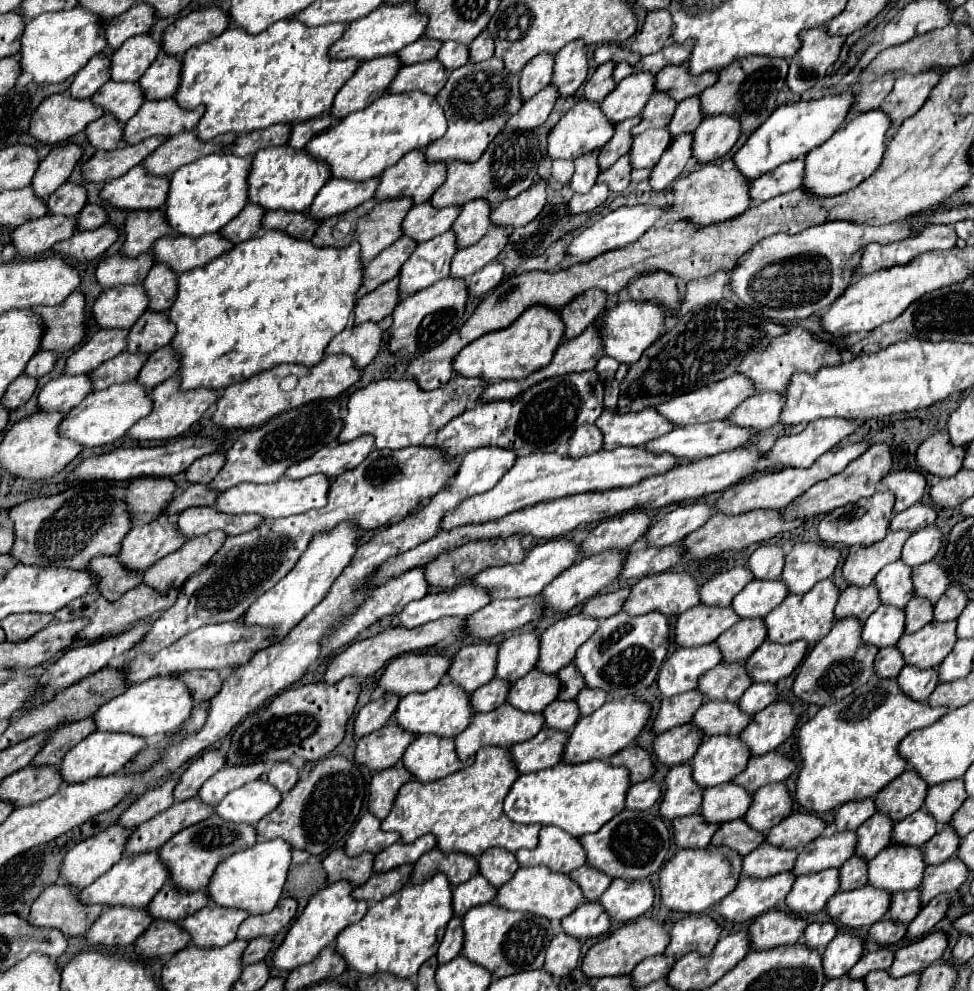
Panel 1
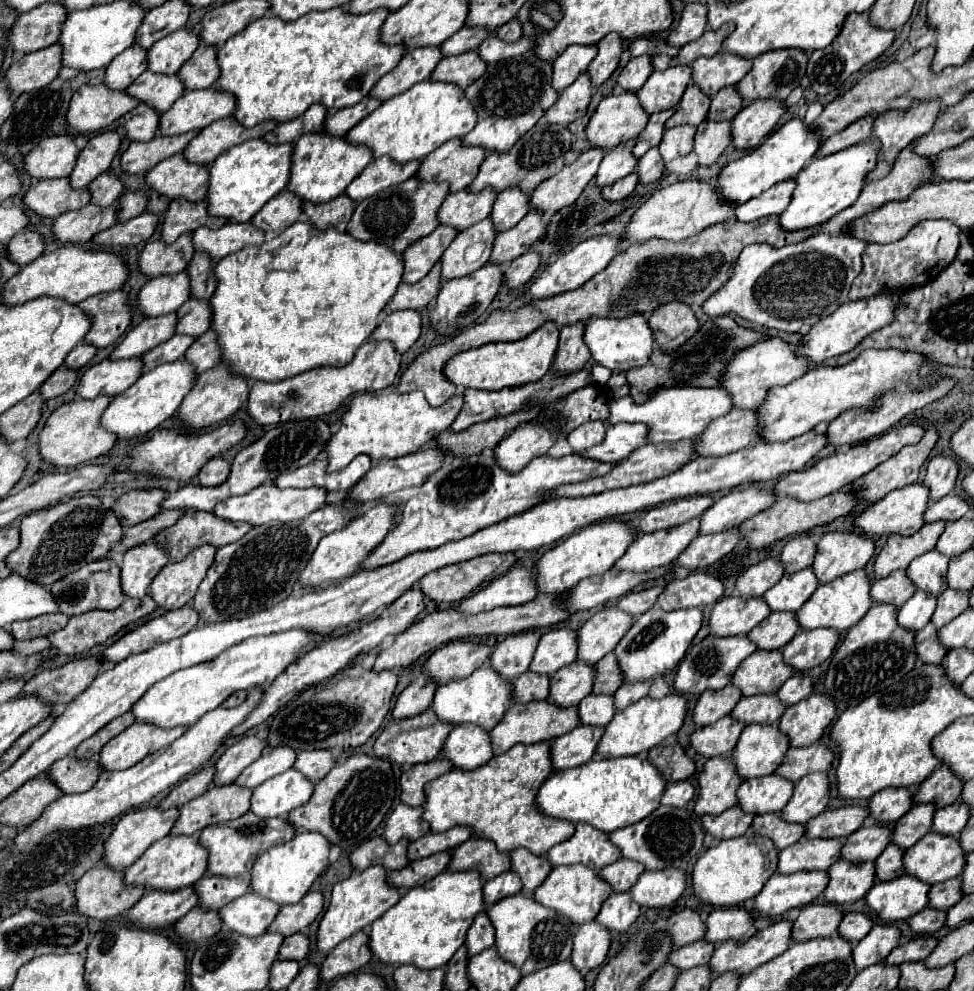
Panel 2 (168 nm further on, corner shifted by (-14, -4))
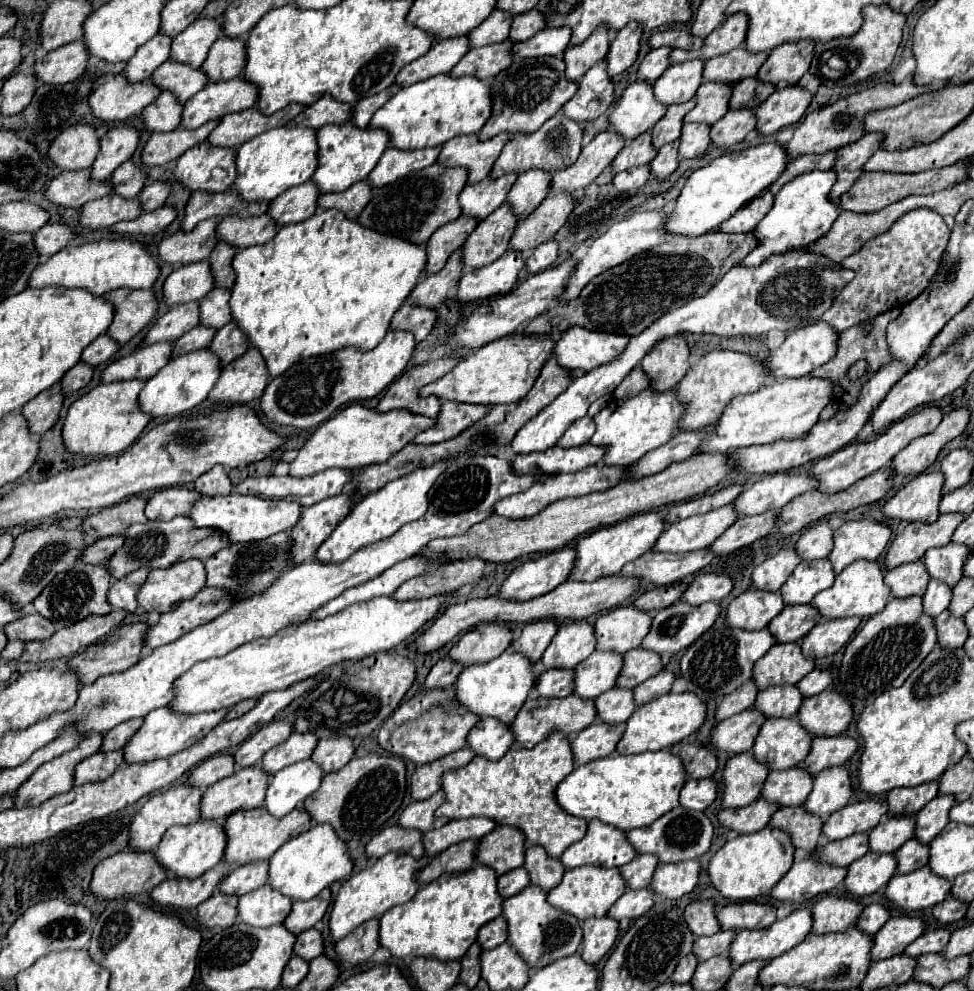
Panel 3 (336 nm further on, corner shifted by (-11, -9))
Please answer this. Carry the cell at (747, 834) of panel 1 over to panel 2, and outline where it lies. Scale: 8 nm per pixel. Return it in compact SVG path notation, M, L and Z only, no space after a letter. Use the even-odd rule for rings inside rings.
M759 814L753 818L751 832L755 836L767 836L773 846L781 852L783 848L799 842L803 838L803 824L789 824L779 818L779 814Z

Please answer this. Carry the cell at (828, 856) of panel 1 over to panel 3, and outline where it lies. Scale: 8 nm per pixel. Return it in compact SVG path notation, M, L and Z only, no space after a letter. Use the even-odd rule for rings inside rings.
M896 815L878 823L870 831L870 851L874 853L894 853L914 835L914 817Z

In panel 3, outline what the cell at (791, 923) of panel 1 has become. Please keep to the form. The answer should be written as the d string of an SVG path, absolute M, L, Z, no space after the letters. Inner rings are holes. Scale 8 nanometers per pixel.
M826 895L812 907L812 915L814 915L812 931L818 935L844 931L856 923L862 909L864 907L856 899Z

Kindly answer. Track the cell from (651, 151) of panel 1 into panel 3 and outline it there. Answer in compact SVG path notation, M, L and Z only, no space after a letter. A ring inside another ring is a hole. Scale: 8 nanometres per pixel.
M686 123L680 137L680 157L692 159L702 155L710 147L710 125L706 123Z

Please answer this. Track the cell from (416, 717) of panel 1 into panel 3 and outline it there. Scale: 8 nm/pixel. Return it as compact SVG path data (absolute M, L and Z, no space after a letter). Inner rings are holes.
M508 649L500 657L492 659L490 663L478 663L466 667L456 683L456 699L476 715L498 717L500 721L510 725L516 713L520 711L520 707L524 705L530 689L534 689L534 685L536 685L534 663L526 655Z

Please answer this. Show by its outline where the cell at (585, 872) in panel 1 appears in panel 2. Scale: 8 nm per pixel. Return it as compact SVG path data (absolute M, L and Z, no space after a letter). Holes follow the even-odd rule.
M619 858L617 862L601 868L599 878L607 880L607 884L611 884L613 892L629 892L629 888L635 884L635 880L639 878L639 874L643 870L645 868L639 862Z

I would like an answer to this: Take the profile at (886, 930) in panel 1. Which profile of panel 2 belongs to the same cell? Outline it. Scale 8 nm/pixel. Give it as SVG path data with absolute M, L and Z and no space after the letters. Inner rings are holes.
M925 908L925 910L917 912L915 916L911 916L907 922L909 922L909 928L915 934L919 934L919 936L923 936L923 934L935 934L943 926L943 922L945 922L945 912Z

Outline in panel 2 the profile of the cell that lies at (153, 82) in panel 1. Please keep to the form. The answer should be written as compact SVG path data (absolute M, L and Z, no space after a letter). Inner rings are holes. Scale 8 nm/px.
M199 46L195 54L179 68L177 76L185 84L185 90L211 88L219 76L219 66L215 62L217 50L211 46Z

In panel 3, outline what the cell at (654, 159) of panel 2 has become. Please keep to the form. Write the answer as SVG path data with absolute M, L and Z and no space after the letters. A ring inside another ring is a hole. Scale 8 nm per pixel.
M676 139L676 141L672 141L672 143L666 143L666 145L658 151L656 159L650 163L654 177L664 179L664 177L668 177L670 173L674 173L674 171L678 169L678 147L680 147L680 141Z

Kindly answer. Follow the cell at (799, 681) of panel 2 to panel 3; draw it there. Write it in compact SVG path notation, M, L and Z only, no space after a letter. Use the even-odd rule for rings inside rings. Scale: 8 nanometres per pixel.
M814 669L798 683L798 689L804 693L804 697L812 697L822 693L830 683L832 683L832 673L828 669Z

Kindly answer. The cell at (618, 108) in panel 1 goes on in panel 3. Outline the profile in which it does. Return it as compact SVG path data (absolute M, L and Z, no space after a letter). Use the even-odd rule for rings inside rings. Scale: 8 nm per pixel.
M684 61L678 65L670 65L664 75L654 83L654 95L664 105L686 103L692 99L700 87L704 71L704 61Z

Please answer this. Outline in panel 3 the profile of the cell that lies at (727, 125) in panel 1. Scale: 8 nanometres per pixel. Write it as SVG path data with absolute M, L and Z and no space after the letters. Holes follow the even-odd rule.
M798 83L794 87L780 85L756 111L758 131L762 135L774 135L782 127L798 123L808 105L812 103L812 93Z

